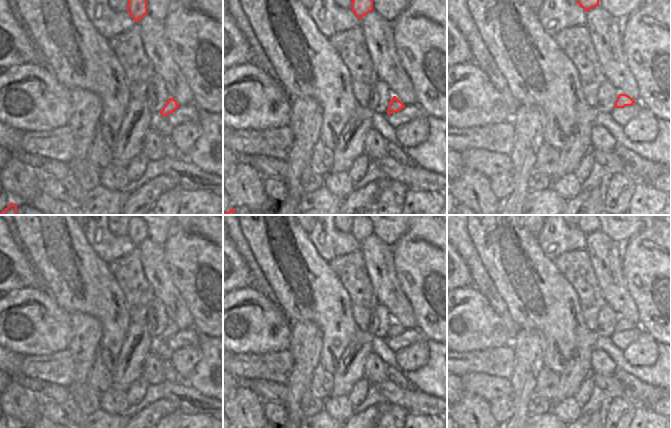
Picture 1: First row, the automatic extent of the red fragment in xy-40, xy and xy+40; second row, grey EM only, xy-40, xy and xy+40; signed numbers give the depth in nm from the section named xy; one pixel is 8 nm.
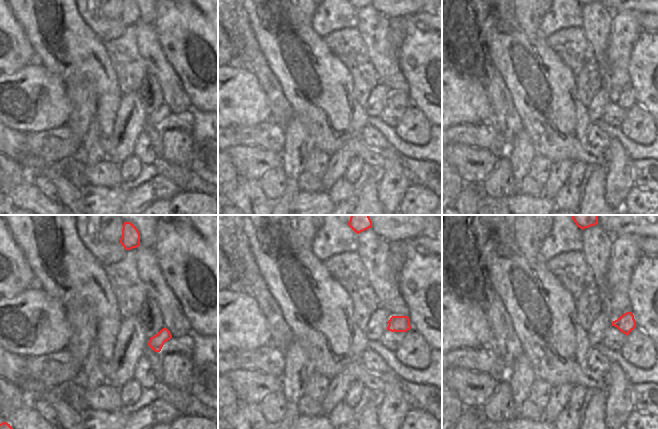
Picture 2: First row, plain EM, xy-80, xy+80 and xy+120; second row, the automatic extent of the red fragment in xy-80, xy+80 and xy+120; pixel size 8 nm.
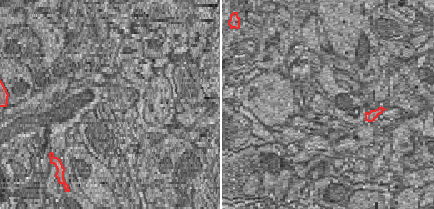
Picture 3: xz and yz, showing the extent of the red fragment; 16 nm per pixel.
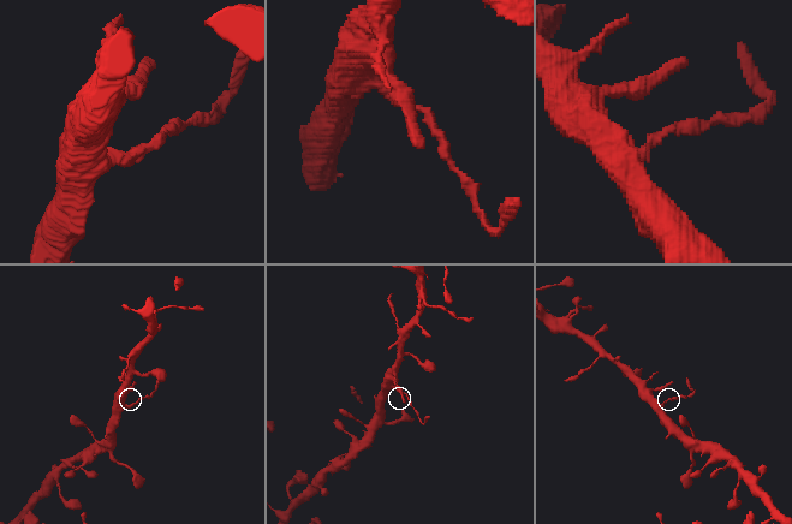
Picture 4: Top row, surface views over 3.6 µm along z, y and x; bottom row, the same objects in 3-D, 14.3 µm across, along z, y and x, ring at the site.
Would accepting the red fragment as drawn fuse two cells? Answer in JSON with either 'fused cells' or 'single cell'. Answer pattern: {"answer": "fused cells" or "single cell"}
{"answer": "fused cells"}

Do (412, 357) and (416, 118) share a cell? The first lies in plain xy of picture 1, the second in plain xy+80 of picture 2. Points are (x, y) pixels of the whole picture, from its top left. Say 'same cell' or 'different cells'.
same cell

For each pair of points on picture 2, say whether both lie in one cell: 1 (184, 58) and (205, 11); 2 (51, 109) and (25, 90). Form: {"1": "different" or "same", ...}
{"1": "same", "2": "same"}

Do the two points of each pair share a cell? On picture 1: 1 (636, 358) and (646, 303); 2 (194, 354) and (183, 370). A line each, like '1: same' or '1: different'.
1: different
2: same

